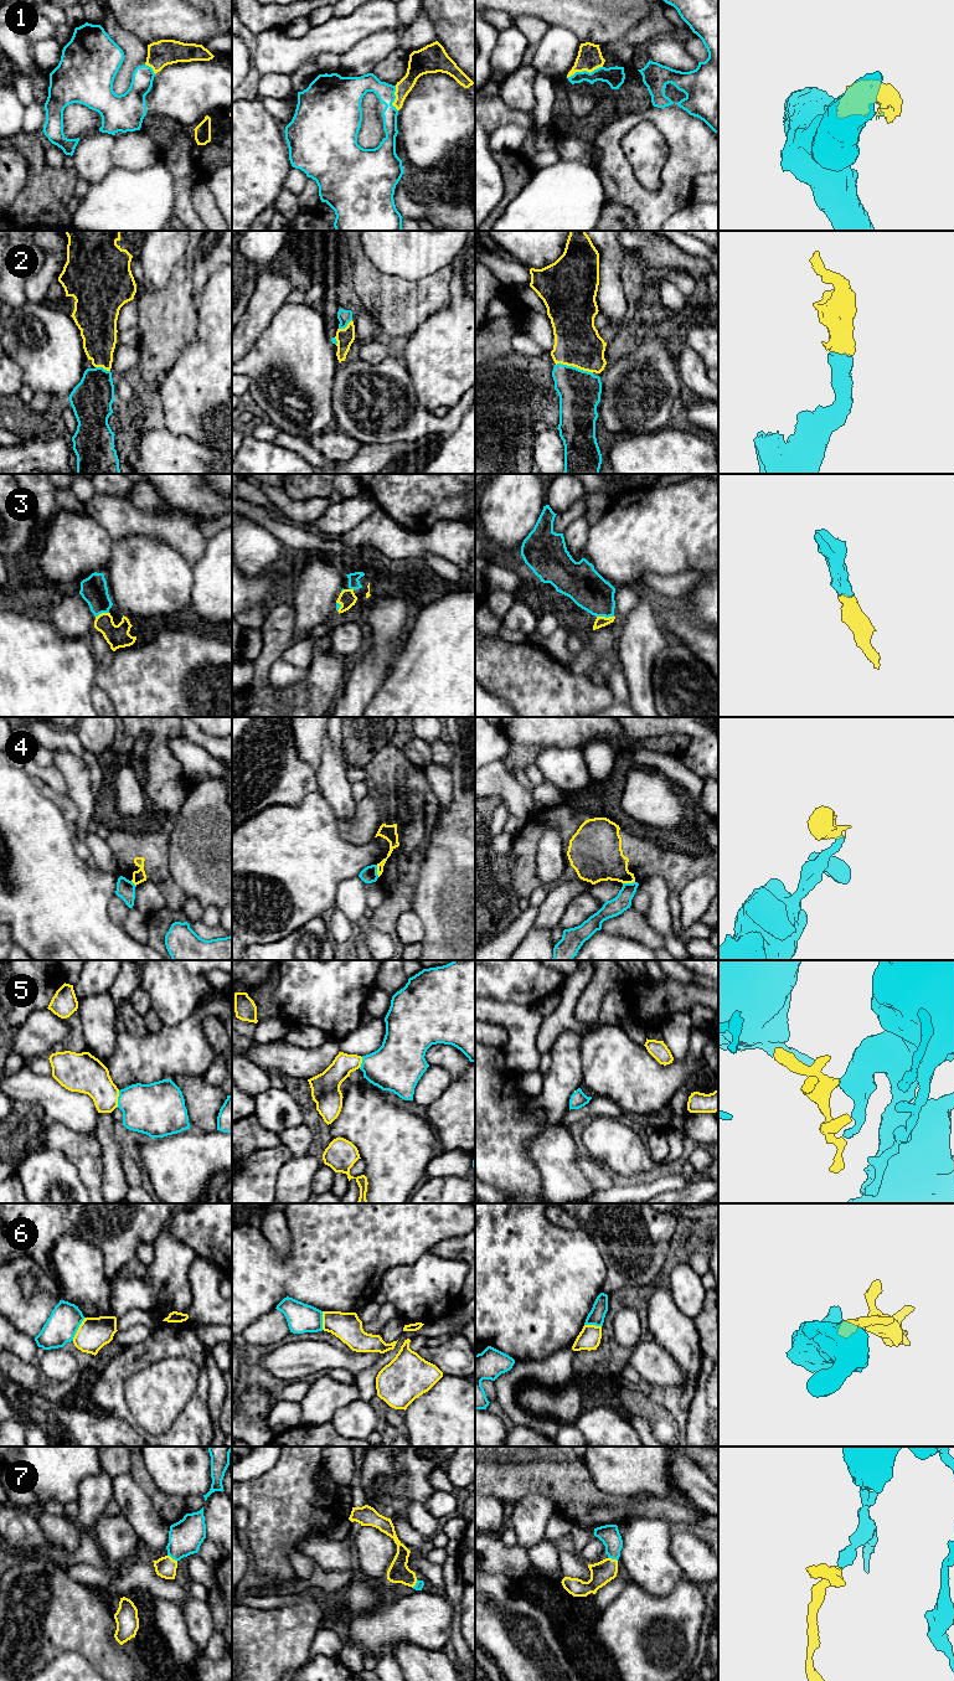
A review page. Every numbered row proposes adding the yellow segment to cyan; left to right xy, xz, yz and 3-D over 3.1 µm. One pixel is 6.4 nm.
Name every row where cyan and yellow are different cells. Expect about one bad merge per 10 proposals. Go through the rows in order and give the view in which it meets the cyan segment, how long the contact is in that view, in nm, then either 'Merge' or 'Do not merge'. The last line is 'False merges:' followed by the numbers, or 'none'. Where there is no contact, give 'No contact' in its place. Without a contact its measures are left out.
1: Touches cyan in yz. Shared border 240 nm. Merge
2: Touches cyan in yz. Shared border 240 nm. Merge
3: Touches cyan in yz. Shared border 110 nm. Merge
4: Touches cyan in xz. Shared border 80 nm. Do not merge
5: Touches cyan in xy. Shared border 110 nm. Merge
6: Touches cyan in xy. Shared border 170 nm. Do not merge
7: Touches cyan in xy. Shared border 80 nm. Merge
False merges: 4, 6

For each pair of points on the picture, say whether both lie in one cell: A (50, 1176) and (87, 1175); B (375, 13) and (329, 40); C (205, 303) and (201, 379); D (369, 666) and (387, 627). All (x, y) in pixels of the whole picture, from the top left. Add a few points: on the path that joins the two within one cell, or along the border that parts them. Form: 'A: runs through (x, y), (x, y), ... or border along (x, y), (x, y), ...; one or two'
A: border along (61, 1151), (76, 1168), (80, 1179), (88, 1190); two
B: runs through (364, 21), (340, 34); one
C: runs through (207, 321), (207, 360); one
D: runs through (378, 656), (386, 637); one

